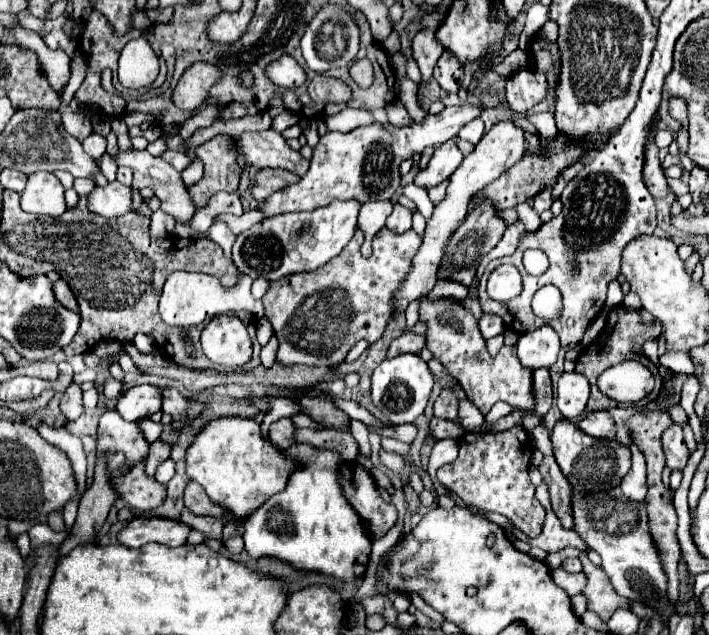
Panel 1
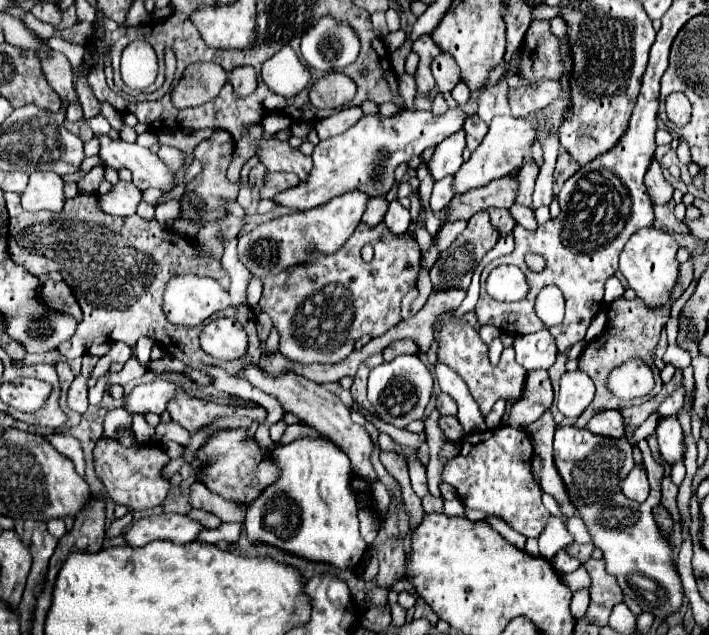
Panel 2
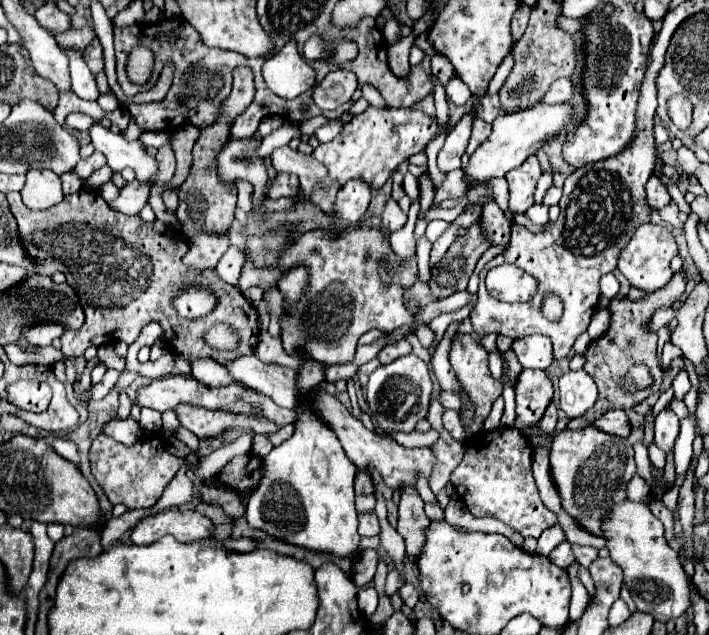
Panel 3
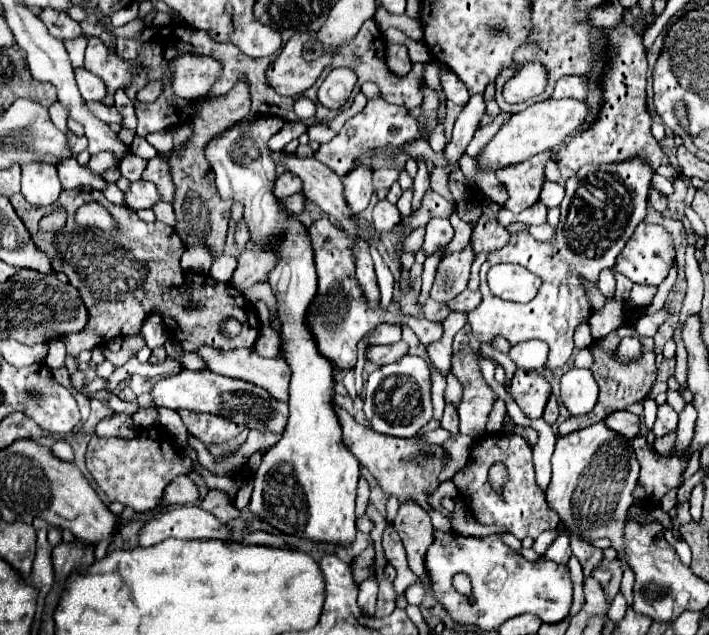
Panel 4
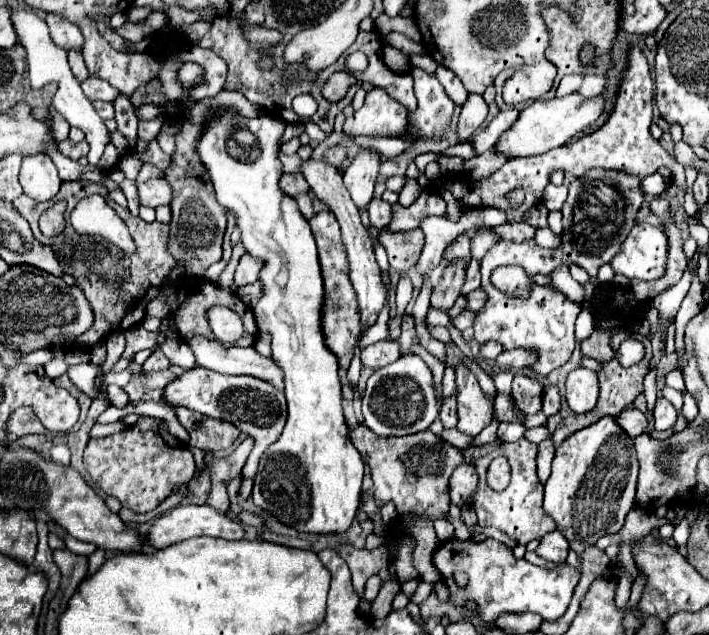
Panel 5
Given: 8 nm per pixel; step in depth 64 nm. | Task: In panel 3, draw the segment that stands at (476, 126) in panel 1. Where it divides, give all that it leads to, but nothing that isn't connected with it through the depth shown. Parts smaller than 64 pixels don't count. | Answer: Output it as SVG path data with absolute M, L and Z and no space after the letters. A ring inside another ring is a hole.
M476 118L476 120L474 120L474 128L472 128L472 138L470 138L470 144L468 144L468 148L466 148L466 154L472 156L472 152L476 152L476 148L478 148L484 140L488 140L490 134L492 134L490 124L486 124L486 122L482 122L480 118Z

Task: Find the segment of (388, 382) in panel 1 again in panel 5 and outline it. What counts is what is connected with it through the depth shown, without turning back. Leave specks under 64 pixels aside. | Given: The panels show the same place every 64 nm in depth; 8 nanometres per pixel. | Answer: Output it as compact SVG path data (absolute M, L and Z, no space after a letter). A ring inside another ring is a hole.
M400 356L396 362L374 370L362 396L364 424L378 436L406 436L426 430L438 418L438 400L432 370L420 356Z

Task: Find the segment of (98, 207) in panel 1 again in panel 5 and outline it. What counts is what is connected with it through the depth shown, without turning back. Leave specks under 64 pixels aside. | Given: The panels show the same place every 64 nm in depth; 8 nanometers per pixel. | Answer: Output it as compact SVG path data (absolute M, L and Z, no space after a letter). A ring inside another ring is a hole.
M150 178L142 184L138 184L138 194L140 194L140 204L150 206L150 208L170 204L174 198L172 186L166 178Z

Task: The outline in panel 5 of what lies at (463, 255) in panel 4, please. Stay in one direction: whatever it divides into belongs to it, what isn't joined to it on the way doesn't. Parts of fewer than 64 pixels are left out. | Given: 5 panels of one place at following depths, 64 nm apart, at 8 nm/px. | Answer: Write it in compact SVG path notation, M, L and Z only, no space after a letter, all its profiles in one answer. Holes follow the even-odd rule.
M450 262L440 284L432 290L430 304L434 308L440 308L442 312L448 312L448 308L452 308L454 300L460 296L462 284L464 284L464 264Z

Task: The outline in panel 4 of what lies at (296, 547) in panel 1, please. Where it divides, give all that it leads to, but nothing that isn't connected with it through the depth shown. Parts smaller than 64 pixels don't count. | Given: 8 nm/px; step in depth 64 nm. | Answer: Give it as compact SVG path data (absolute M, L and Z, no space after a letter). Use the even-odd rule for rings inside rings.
M260 116L250 124L234 124L214 136L204 156L210 162L214 174L216 174L216 188L222 200L238 202L244 208L244 222L250 232L250 240L260 246L264 252L274 252L278 262L274 270L268 274L268 284L272 288L272 294L276 298L276 316L280 320L280 352L284 362L288 364L292 376L290 376L290 418L282 432L282 438L278 444L274 444L262 458L262 464L258 472L254 474L254 492L250 500L250 510L276 526L280 532L286 534L298 534L302 538L310 538L316 542L338 542L346 544L352 542L356 536L356 488L360 480L360 462L356 456L346 448L342 442L342 428L338 414L334 410L334 364L320 354L316 338L312 336L312 330L306 322L308 308L316 298L318 292L318 276L316 276L316 264L314 264L314 250L308 236L308 228L294 218L294 214L274 196L274 182L276 182L276 162L272 160L272 150L268 148L268 140L280 132L284 120L276 116Z

